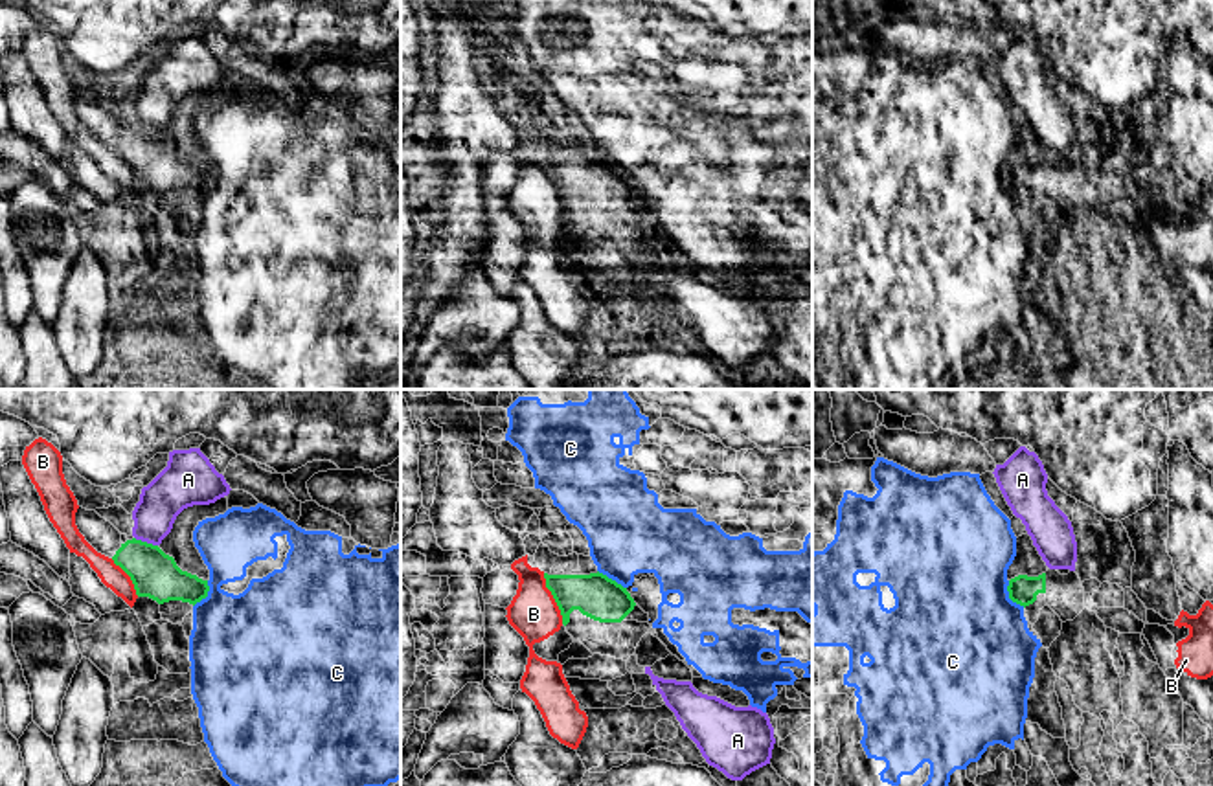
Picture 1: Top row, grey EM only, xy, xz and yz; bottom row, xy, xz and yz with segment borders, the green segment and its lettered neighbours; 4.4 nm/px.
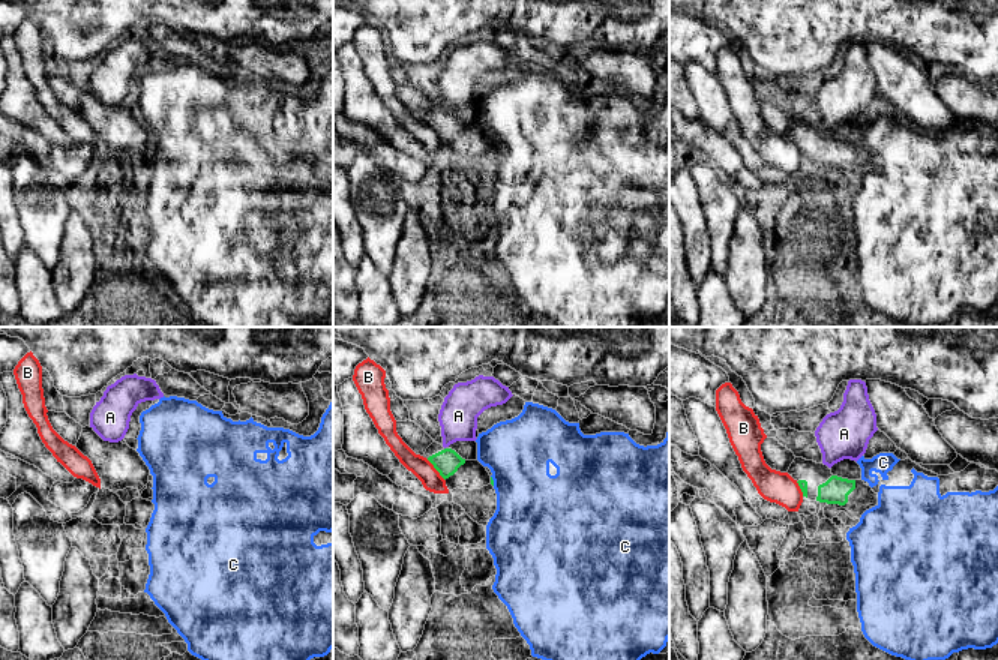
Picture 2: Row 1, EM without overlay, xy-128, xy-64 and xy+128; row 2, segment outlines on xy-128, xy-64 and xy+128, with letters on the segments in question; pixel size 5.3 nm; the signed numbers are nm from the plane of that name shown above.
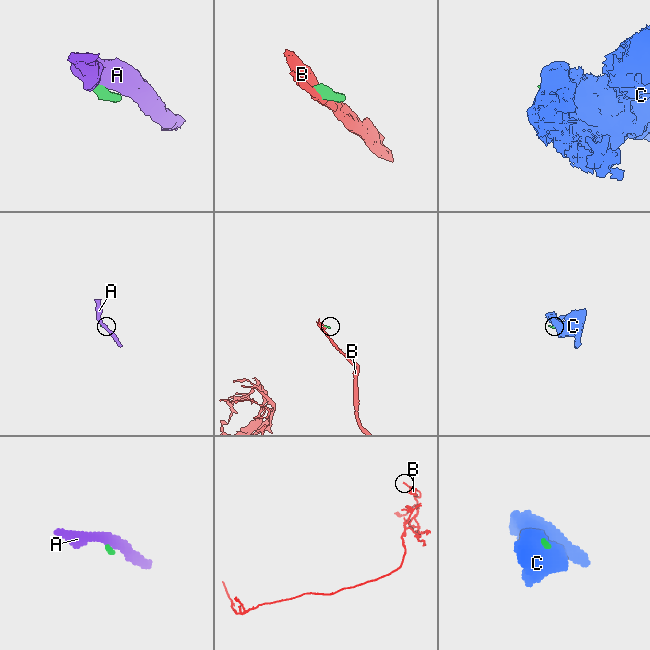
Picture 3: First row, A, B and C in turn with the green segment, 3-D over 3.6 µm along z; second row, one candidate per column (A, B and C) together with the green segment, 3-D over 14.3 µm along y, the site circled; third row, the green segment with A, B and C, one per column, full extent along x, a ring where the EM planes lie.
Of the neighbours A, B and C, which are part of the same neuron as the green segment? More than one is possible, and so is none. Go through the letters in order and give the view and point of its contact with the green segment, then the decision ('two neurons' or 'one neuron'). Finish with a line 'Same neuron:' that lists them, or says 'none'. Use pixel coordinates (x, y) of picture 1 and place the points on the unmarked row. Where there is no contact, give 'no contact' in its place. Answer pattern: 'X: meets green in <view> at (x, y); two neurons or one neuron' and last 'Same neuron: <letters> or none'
A: meets green in xy at (146, 131); two neurons
B: meets green in xz at (554, 186); two neurons
C: meets green in yz at (1009, 186); two neurons
Same neuron: none

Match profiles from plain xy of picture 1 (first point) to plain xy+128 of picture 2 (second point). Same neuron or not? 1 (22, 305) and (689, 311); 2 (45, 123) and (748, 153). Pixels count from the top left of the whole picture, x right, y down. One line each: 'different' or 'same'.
1: different
2: same

